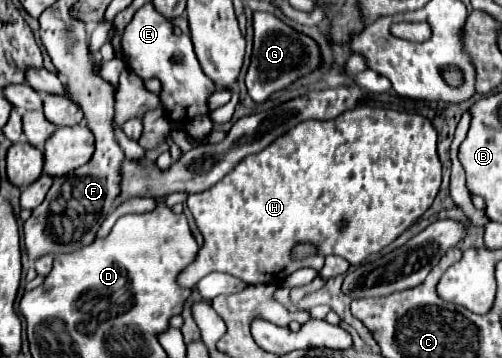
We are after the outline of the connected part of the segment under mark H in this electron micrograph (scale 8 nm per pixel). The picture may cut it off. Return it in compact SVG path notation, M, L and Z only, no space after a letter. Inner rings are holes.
M360 104L355 110L347 110L339 118L333 118L331 122L315 122L315 120L301 122L299 126L293 126L287 134L275 138L275 141L263 151L251 154L249 158L243 158L243 162L239 162L235 166L235 170L225 174L213 188L199 192L199 194L189 194L187 206L195 218L197 228L201 230L201 234L205 238L205 244L199 250L197 260L191 266L187 266L183 270L183 274L179 276L179 284L187 286L187 288L195 288L195 284L203 276L207 276L209 272L227 272L231 276L241 278L247 284L275 284L275 286L279 286L291 272L295 272L299 268L313 268L319 272L323 268L325 256L329 256L329 254L341 256L349 264L359 266L367 256L379 254L385 246L389 246L395 238L399 238L411 224L415 224L425 214L425 210L433 204L433 200L439 192L439 186L441 186L441 162L437 158L437 130L433 130L433 124L423 116L409 116L409 114L403 114L399 110ZM299 242L313 242L319 248L319 256L305 258L305 260L293 260L291 248Z

